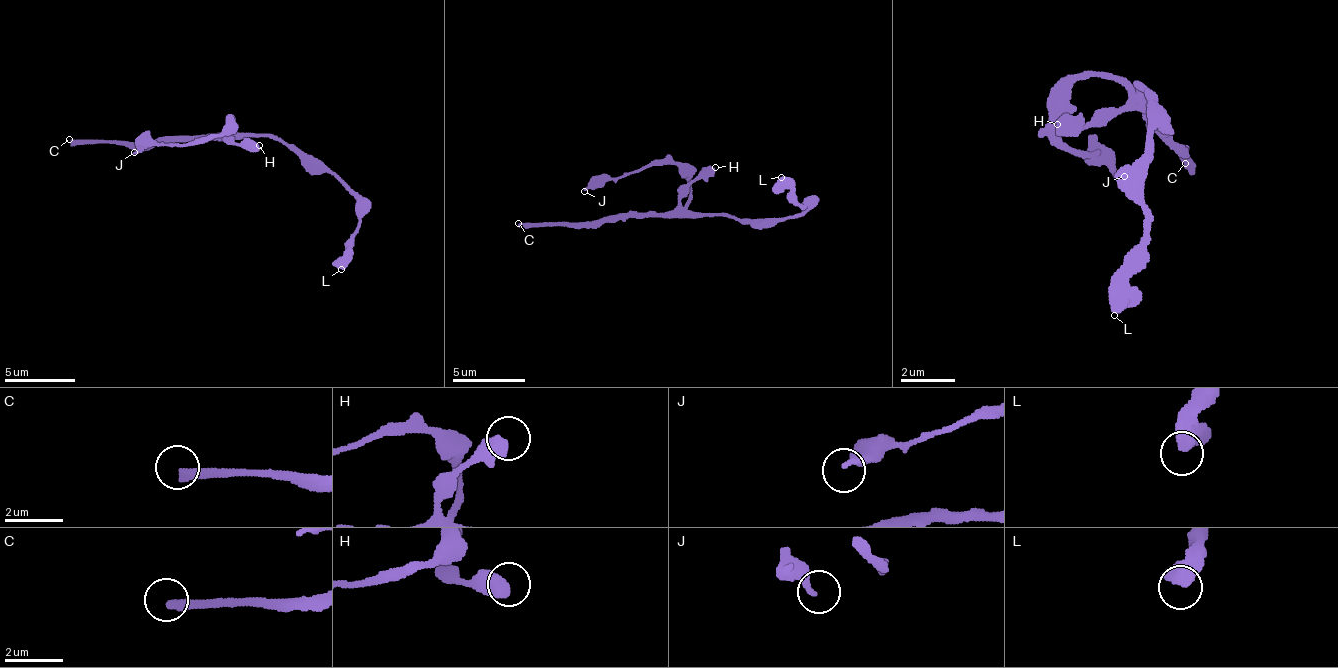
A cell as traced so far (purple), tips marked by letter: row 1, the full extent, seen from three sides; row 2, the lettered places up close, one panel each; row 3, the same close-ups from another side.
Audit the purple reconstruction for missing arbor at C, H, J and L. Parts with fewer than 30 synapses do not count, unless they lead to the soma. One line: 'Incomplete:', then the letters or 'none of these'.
Incomplete: C

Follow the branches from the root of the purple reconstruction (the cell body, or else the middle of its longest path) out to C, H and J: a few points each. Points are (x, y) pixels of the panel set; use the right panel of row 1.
C: (1137, 88), (1160, 135), (1169, 146), (1177, 147), (1182, 157), (1183, 152), (1191, 168), (1185, 163)
H: (1137, 88), (1143, 100), (1118, 105), (1088, 126), (1064, 119), (1057, 124)
J: (1137, 88), (1143, 100), (1110, 75), (1083, 76), (1052, 129), (1065, 147), (1124, 176)

